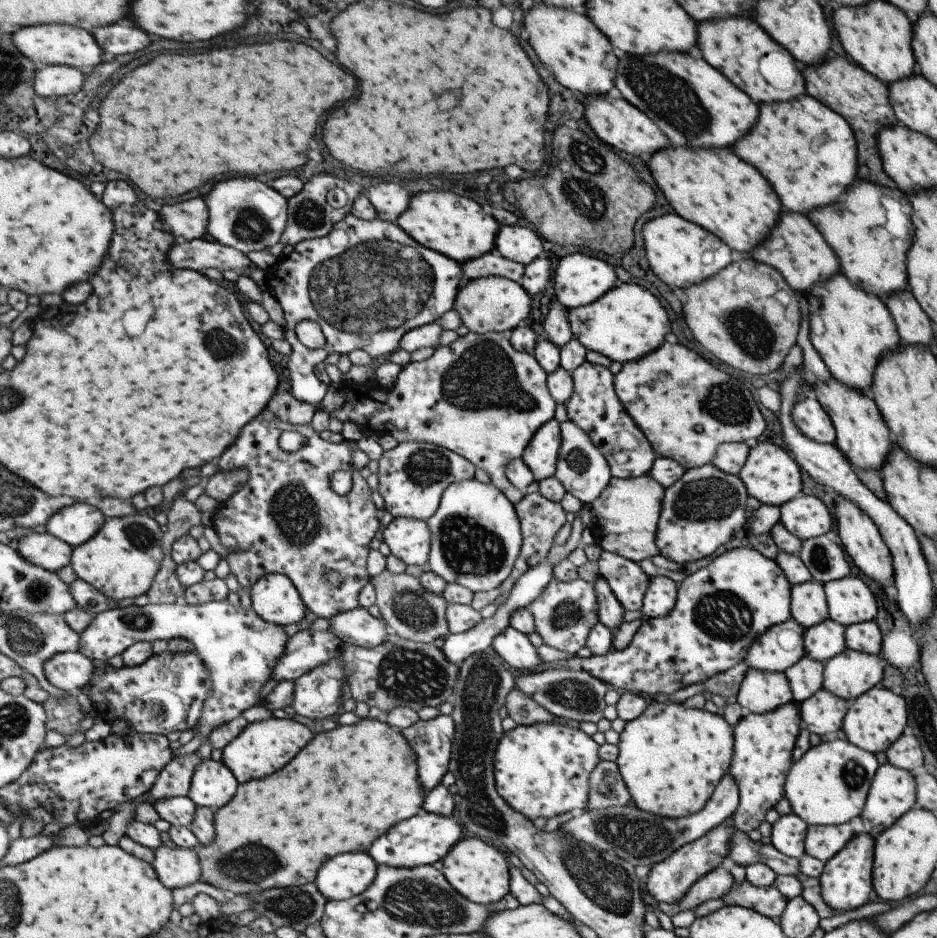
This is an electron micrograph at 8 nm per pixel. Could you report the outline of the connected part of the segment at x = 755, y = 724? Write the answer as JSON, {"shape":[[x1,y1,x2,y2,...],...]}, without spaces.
{"shape":[[794,702,763,714,747,713,732,728,732,757,728,772,738,788,738,805,732,814,735,829,747,834,763,822,765,812,784,797,784,780,792,765,791,749,802,726]]}

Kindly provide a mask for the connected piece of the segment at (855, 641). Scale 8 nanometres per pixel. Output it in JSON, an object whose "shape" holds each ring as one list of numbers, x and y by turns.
{"shape":[[874,620,844,627,844,639,847,649,870,655,880,654,882,633]]}

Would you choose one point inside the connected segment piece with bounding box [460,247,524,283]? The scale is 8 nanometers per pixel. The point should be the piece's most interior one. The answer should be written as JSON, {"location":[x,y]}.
{"location":[491,263]}

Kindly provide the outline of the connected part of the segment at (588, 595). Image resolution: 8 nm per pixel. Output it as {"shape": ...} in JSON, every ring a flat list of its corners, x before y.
{"shape":[[579,578,571,582,550,580,527,606,534,624,534,632,541,637,542,644,575,656,586,644,590,628,597,622,597,601,592,583]]}

